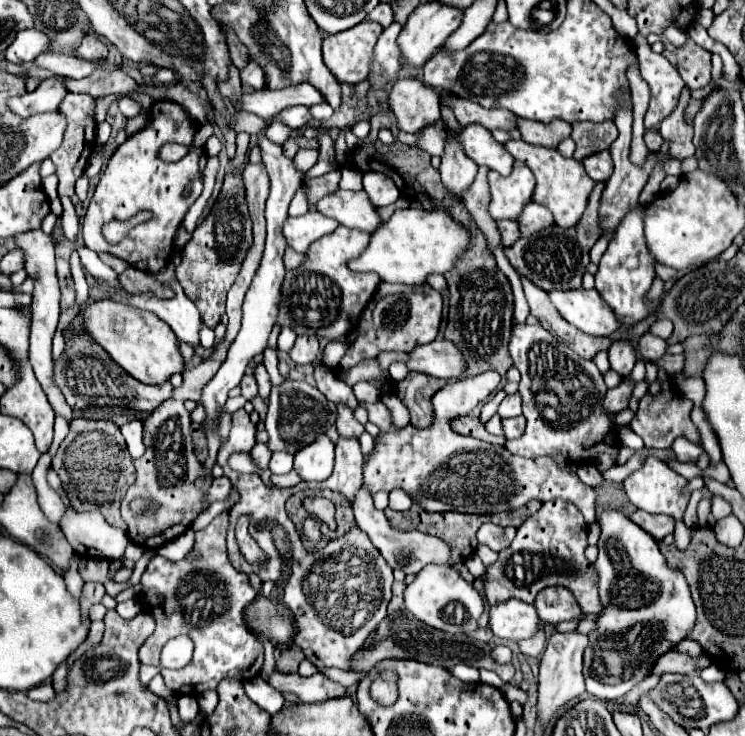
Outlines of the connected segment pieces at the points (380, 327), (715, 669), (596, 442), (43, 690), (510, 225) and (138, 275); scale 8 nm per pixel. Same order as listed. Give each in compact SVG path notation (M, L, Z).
M414 285L396 289L392 295L380 297L372 311L370 331L358 331L356 341L350 345L348 353L342 357L338 367L334 369L336 379L344 379L346 371L360 363L362 359L376 357L382 351L412 351L418 345L432 343L438 335L442 321L442 295L430 285Z
M711 664L702 671L702 679L706 682L724 681L725 672L716 664Z
M514 325L512 337L510 337L510 355L514 359L514 367L522 373L520 381L520 395L524 399L524 417L526 417L526 429L518 439L508 439L506 449L520 457L542 457L542 455L554 455L554 453L570 454L570 461L579 463L589 462L589 456L593 456L595 449L595 461L600 455L610 455L612 459L618 457L620 439L618 433L624 425L616 423L614 413L604 411L604 397L606 397L606 383L602 373L592 361L582 359L566 343L560 343L552 333L548 333L542 325Z
M42 683L42 685L26 691L26 695L30 695L30 699L34 699L34 701L50 701L56 693L50 683Z
M502 219L498 221L498 229L500 229L500 235L502 235L502 241L506 247L510 247L510 243L516 243L520 235L520 227L518 227L518 221L508 221L508 219Z
M128 267L124 273L118 275L120 285L130 291L130 293L140 293L140 291L152 291L156 297L160 299L172 299L174 291L170 287L166 287L164 283L160 283L154 275L150 273L142 273L134 267Z

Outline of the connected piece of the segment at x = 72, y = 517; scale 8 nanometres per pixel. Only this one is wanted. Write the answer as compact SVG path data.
M66 507L60 527L74 547L76 553L96 553L102 559L116 561L122 559L126 549L126 531L114 529L98 511L78 513L72 507Z

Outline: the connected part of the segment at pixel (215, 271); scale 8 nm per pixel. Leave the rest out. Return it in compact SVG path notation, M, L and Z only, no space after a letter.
M228 171L224 177L222 191L210 211L210 215L196 227L192 239L184 245L180 253L180 265L176 265L176 277L184 289L184 293L194 299L202 321L208 327L216 327L220 315L224 313L226 293L232 287L246 251L252 243L252 219L246 207L246 189L242 183L240 171Z

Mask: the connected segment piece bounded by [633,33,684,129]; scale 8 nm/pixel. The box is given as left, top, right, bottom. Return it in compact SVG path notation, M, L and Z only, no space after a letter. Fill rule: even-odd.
M638 33L633 43L641 75L651 91L646 129L654 129L676 109L684 83L678 69L664 55L653 52L646 37Z

